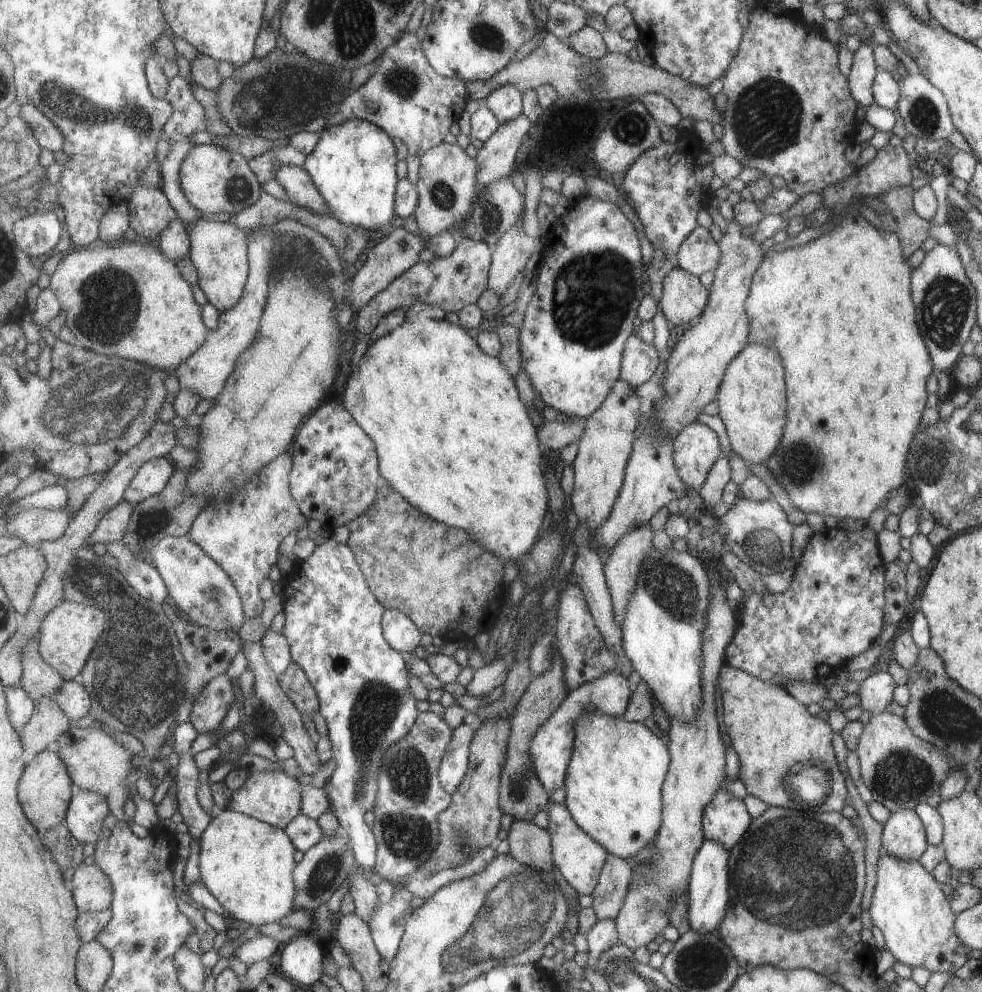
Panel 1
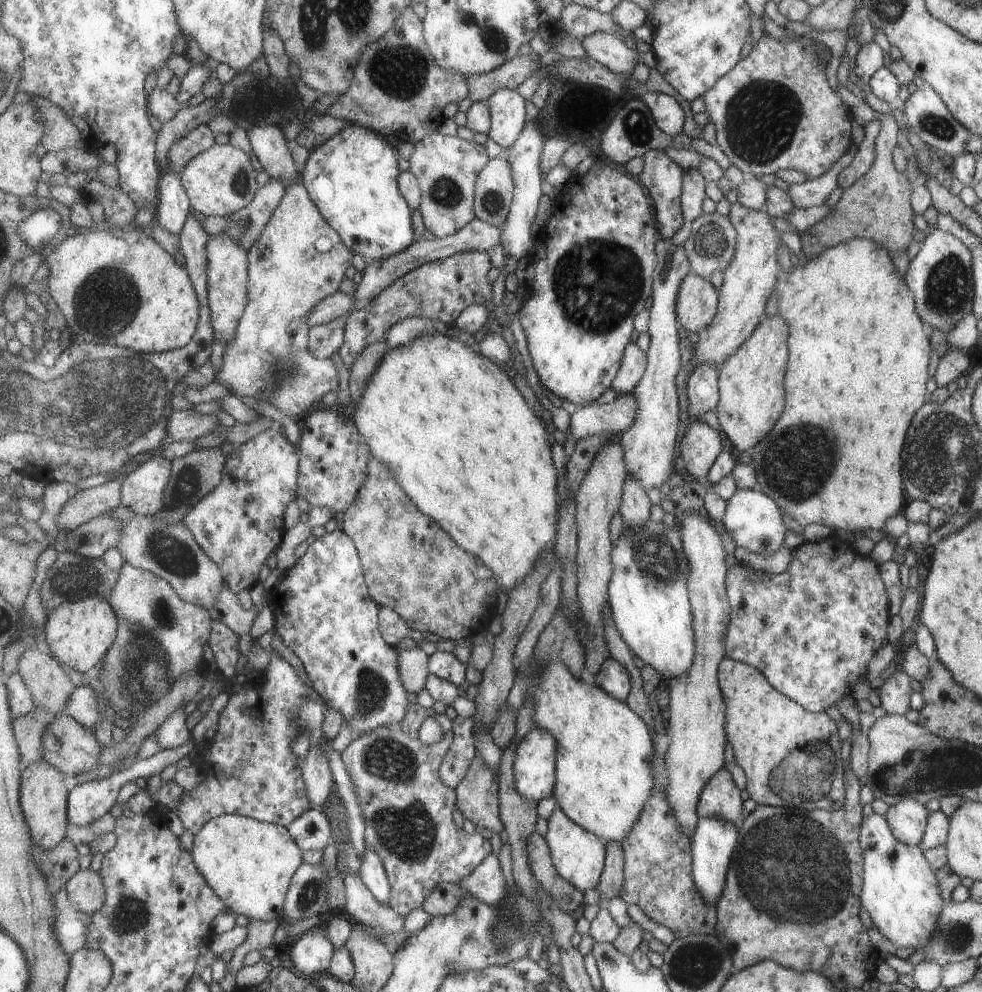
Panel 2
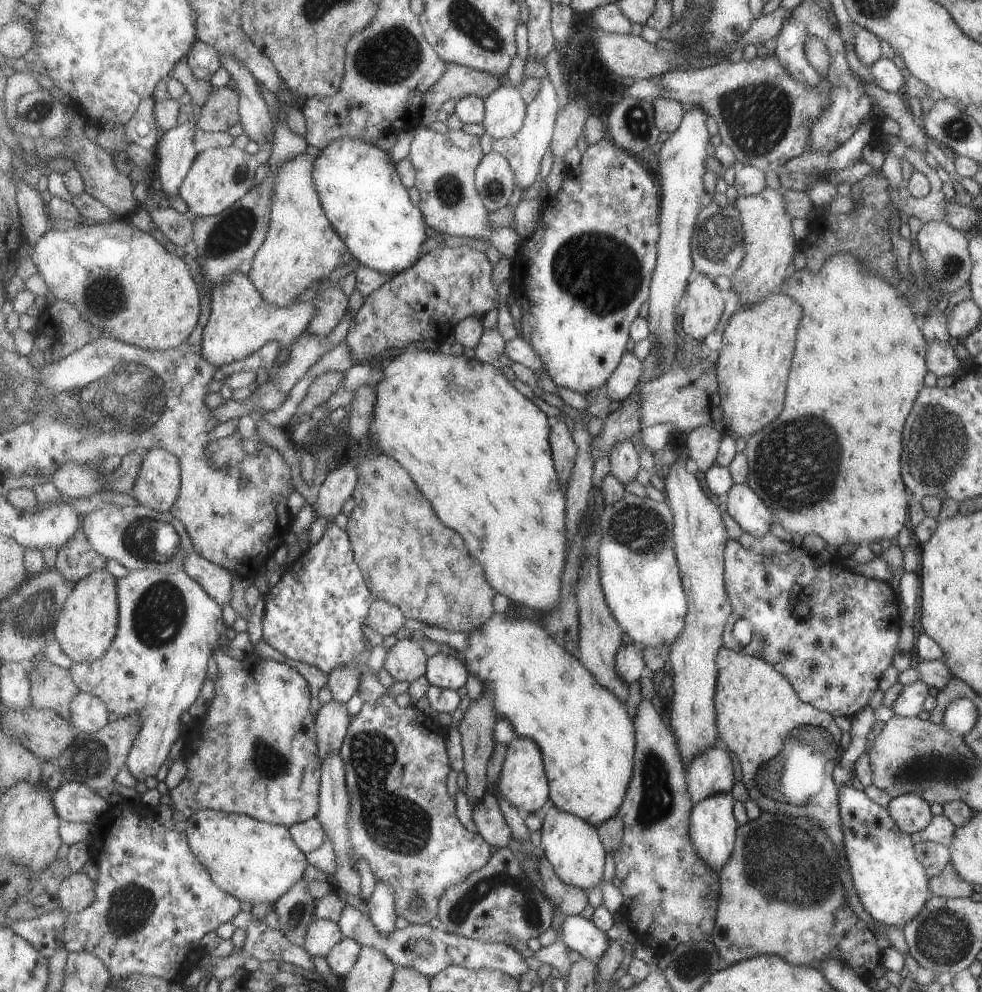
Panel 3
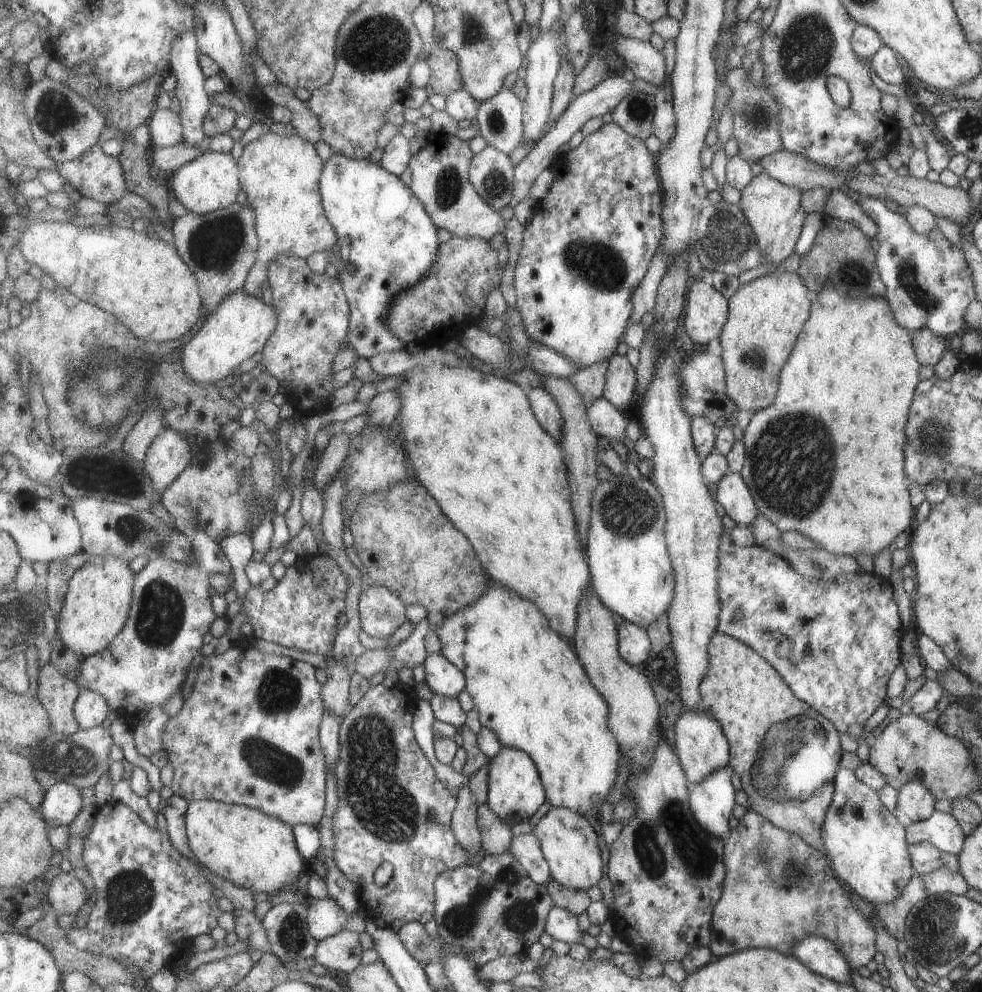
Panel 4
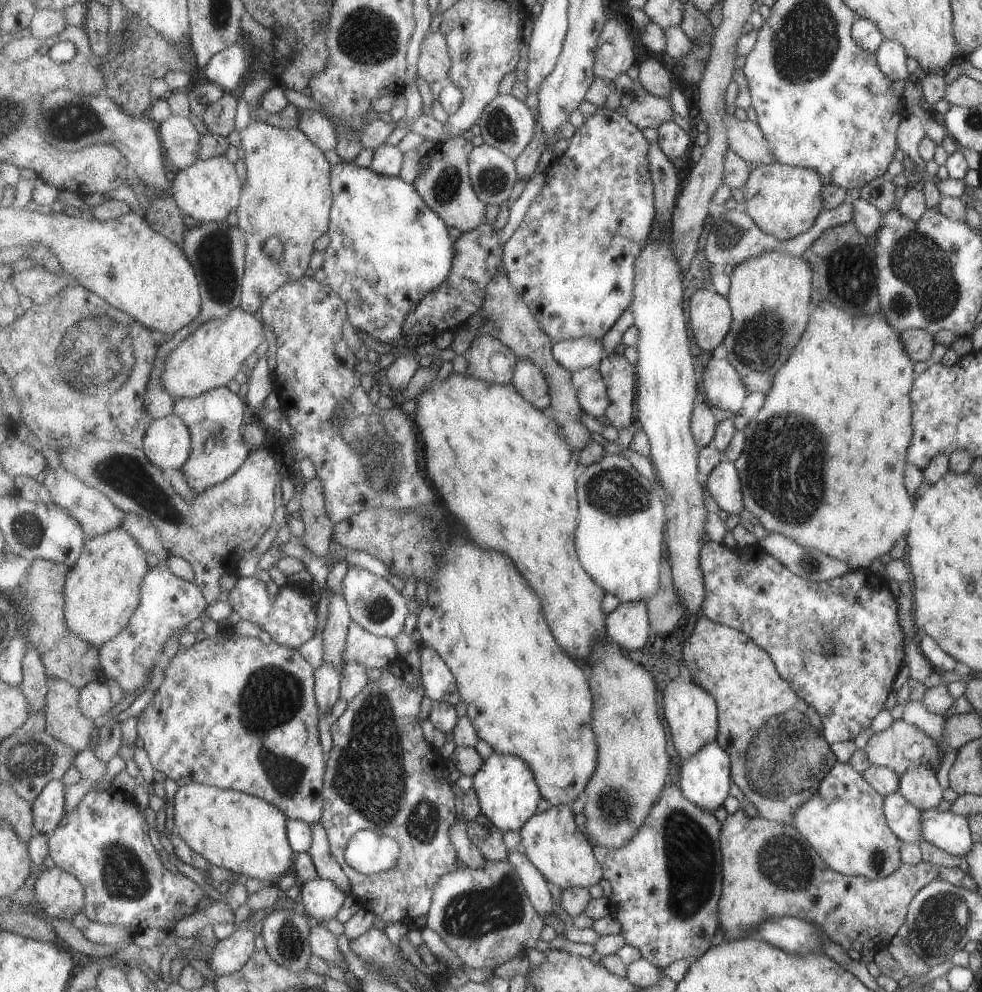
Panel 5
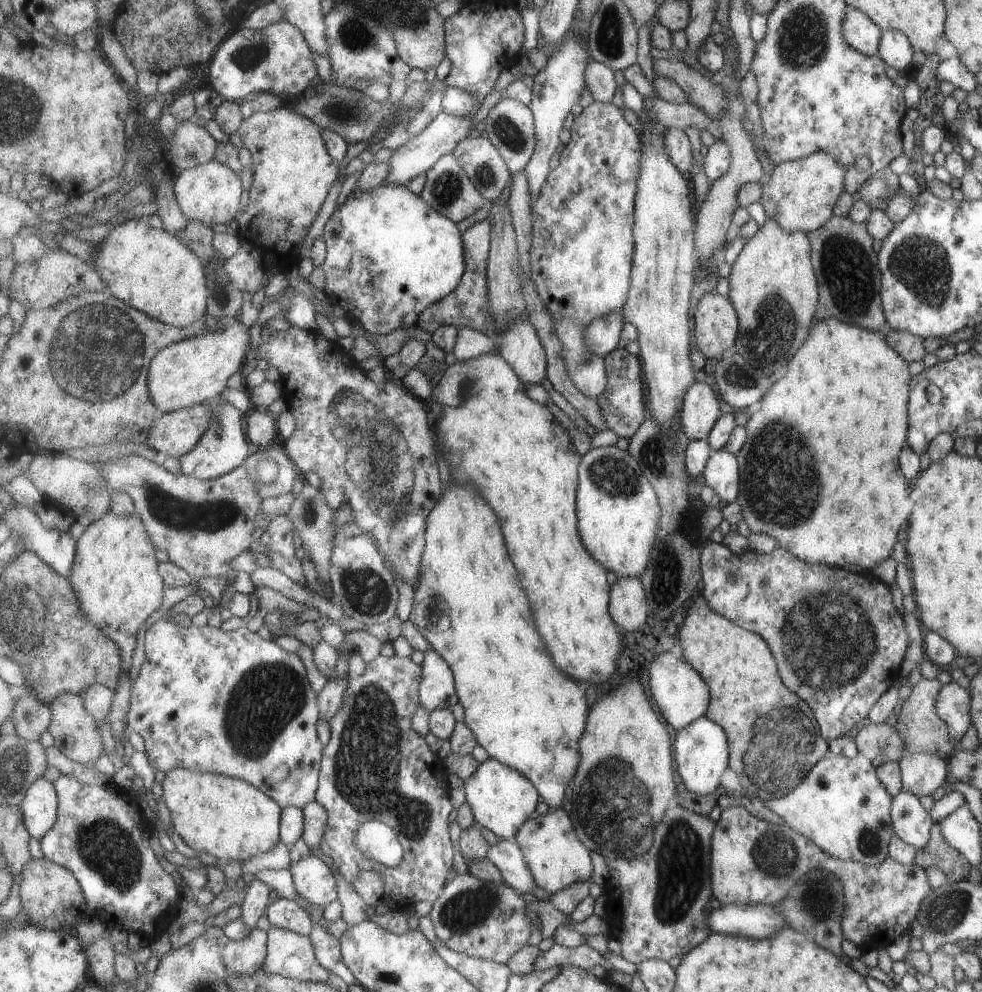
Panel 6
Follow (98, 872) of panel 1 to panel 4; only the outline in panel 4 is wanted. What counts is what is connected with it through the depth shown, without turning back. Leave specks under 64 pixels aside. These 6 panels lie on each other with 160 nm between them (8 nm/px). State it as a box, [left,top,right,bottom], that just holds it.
[48,872,89,914]

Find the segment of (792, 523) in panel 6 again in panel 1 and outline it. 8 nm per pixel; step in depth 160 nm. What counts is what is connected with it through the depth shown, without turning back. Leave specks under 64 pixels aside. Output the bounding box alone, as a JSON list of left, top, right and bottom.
[747,144,931,523]

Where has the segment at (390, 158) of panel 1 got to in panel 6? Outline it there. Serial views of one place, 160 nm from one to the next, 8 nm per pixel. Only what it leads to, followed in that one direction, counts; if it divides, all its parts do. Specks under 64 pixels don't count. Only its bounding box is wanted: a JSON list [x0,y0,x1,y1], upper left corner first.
[321,185,467,334]

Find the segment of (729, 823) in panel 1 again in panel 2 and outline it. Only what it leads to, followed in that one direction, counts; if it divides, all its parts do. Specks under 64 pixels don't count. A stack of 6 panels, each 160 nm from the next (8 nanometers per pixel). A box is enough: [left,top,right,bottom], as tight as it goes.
[698,766,744,828]

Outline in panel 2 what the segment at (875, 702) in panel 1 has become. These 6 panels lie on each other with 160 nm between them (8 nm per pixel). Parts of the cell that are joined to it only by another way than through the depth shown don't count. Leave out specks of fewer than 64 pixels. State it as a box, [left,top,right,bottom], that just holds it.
[877,671,912,715]

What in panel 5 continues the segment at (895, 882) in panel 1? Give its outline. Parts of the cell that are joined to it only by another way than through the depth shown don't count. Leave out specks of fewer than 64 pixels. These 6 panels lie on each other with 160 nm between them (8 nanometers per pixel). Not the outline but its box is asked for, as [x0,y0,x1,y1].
[791,763,902,881]

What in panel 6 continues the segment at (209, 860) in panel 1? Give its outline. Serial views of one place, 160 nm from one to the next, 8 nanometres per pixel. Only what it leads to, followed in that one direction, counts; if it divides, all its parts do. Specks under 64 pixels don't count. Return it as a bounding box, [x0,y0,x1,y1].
[161,767,284,865]

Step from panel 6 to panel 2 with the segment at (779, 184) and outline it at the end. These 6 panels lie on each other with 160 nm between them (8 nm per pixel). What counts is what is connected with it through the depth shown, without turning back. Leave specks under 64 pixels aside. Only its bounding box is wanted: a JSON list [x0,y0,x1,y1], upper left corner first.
[694,203,781,367]

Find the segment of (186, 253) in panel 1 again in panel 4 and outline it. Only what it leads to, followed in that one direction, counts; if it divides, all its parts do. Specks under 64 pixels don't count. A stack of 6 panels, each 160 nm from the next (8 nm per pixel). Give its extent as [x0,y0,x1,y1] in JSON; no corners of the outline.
[170,31,211,147]

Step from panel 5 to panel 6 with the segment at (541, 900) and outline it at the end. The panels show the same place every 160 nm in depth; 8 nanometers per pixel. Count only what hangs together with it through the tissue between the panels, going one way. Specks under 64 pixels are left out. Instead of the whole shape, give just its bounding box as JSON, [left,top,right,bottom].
[487,840,543,897]

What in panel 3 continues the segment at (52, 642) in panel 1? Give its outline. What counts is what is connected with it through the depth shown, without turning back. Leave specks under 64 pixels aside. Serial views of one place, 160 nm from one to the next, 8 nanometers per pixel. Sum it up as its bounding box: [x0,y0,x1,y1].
[54,570,120,663]

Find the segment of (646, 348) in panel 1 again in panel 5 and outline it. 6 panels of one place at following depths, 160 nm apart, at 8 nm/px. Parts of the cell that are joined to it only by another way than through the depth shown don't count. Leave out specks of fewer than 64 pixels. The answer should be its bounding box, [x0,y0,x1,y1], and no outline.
[599,354,638,428]

